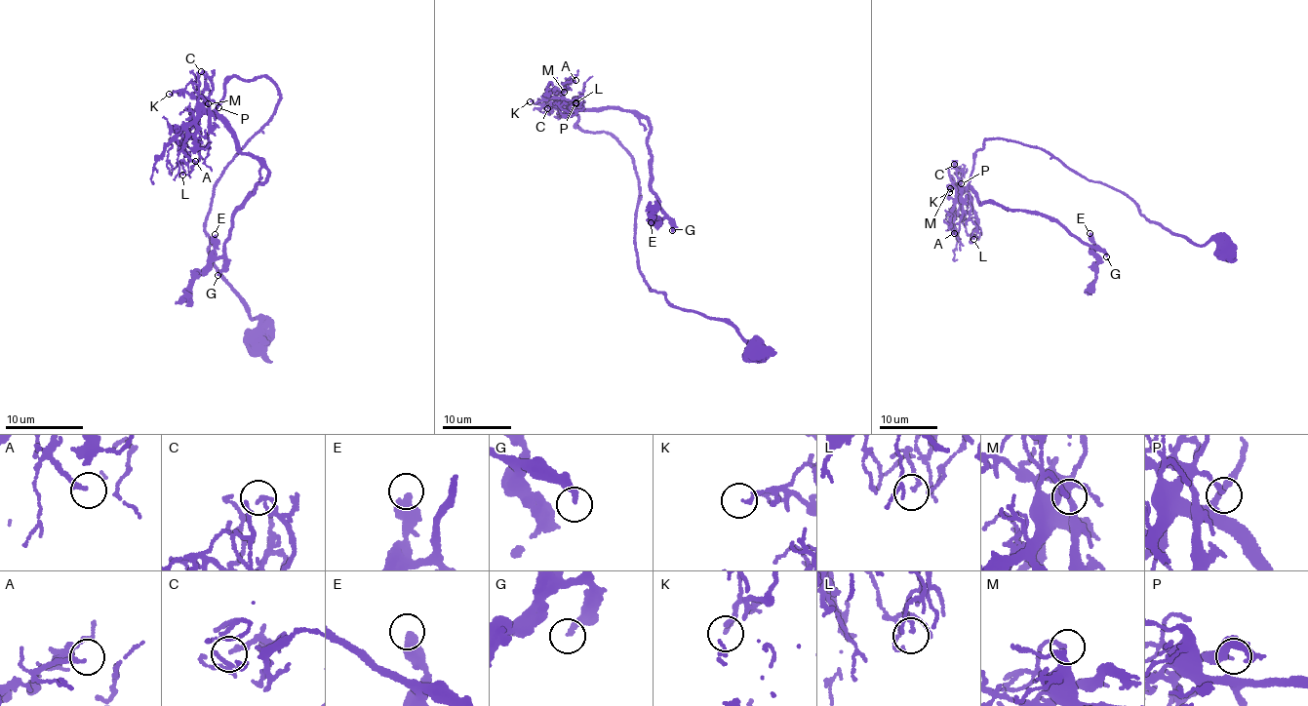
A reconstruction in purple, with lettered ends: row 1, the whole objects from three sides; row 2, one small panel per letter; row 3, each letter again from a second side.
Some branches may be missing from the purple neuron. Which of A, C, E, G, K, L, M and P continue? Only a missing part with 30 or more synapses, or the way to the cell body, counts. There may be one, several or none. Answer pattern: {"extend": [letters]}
{"extend": ["G"]}

